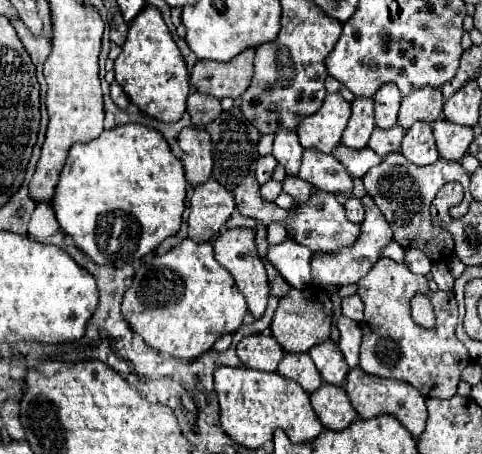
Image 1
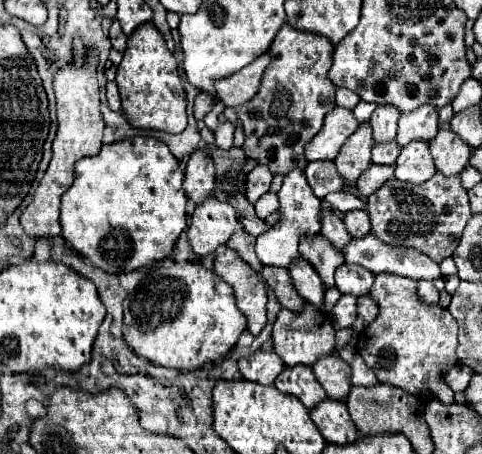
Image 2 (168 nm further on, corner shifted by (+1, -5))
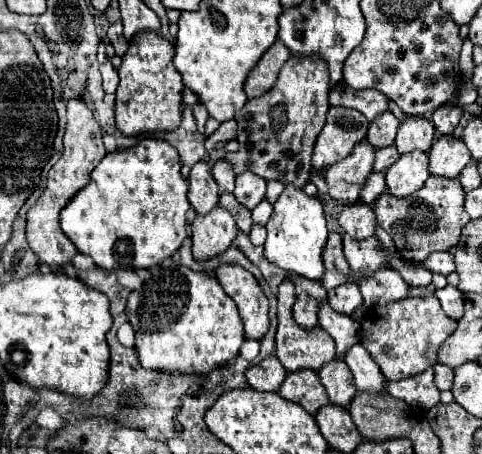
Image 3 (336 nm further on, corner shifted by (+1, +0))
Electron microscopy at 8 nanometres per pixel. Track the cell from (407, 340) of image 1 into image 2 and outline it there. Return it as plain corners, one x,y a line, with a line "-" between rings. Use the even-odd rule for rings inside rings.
393,273
375,275
375,283
371,287
371,299
377,303
379,313
367,329
361,331
357,351
367,363
367,367
377,375
379,383
389,383
399,387
411,395
419,397
435,397
441,403
453,403
453,389
447,385
447,373
459,363
457,359
457,321
451,317
447,309
437,303
425,303
417,293
417,281
403,279

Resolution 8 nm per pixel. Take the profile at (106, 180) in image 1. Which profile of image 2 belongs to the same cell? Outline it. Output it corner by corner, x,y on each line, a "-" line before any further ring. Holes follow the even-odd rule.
131,137
131,139
123,139
123,141
115,141
109,145
103,145
101,151
93,157
83,157
75,163
75,181
73,185
63,193
61,197
61,237
65,241
71,243
71,247
81,253
85,259
89,259
95,267
107,271
107,273
123,273
123,271
133,271
139,267
147,267
153,261
161,261
165,257
171,255
177,237
181,235
181,231
185,229
185,191
183,191
183,169
179,165
179,161
175,161
175,157
171,155
171,151
167,149
167,145
163,145
163,141
153,139
153,137

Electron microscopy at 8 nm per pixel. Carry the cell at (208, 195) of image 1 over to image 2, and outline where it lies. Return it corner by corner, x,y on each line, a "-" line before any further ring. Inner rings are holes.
207,197
195,207
187,229
187,239
193,253
205,257
207,253
217,251
217,247
223,245
237,227
239,223
235,209
215,197

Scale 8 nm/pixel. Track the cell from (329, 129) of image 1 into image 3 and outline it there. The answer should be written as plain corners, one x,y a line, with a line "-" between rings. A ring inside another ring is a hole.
333,106
327,112
327,124
323,126
315,152
313,152
313,168
329,168
339,160
347,158
353,148
367,136
369,120
351,108

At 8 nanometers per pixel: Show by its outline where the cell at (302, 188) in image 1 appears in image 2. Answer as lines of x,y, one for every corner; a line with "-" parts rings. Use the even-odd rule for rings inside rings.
321,209
321,233
339,249
339,245
343,245
343,241
347,241
347,237
351,237
341,221
341,217
337,217
335,211
331,209

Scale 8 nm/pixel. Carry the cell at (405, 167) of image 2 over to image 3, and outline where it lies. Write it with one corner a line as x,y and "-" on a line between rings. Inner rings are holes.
423,152
403,154
397,164
387,170
387,192
397,198
407,198
423,188
429,178
429,158

